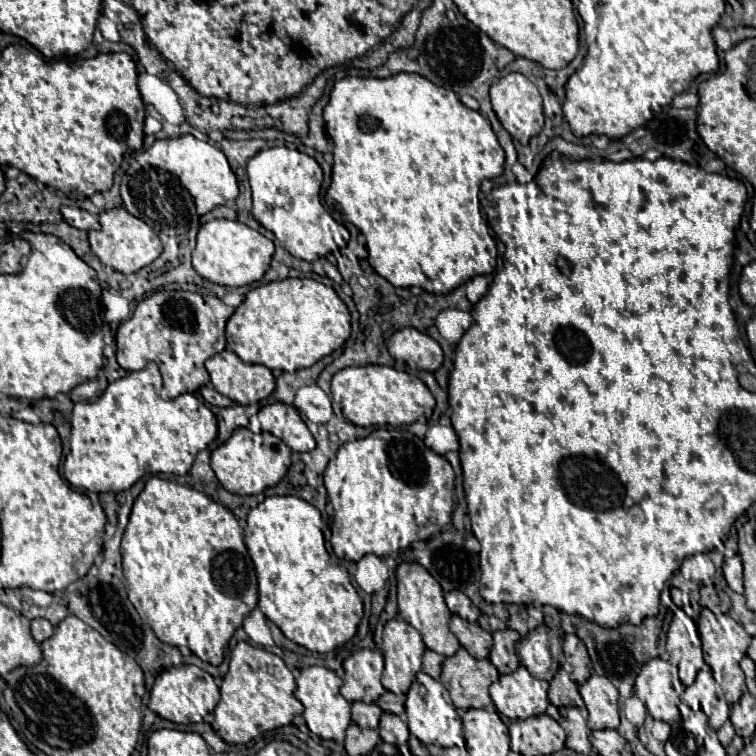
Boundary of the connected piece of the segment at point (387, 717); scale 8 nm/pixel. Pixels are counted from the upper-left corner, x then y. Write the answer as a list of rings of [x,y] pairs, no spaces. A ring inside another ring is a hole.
[[[383,712],[383,714],[381,714],[381,720],[379,720],[379,736],[381,736],[387,744],[401,746],[401,744],[407,744],[409,728],[407,728],[407,724],[405,724],[405,720],[403,720],[401,716]]]

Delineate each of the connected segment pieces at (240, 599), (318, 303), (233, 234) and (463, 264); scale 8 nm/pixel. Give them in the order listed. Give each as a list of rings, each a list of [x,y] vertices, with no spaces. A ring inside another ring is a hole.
[[[149,478],[135,498],[121,540],[121,558],[129,600],[139,616],[153,628],[155,636],[171,646],[187,646],[203,662],[219,666],[229,638],[257,606],[259,596],[255,566],[245,548],[243,530],[237,524],[237,518],[225,506],[191,486]]]
[[[285,278],[253,288],[227,320],[227,346],[247,364],[295,372],[339,350],[351,334],[351,316],[337,292],[311,278]]]
[[[211,220],[199,228],[197,246],[193,250],[193,268],[209,282],[237,288],[261,280],[269,268],[273,252],[273,242],[257,230],[233,220]]]
[[[395,74],[389,78],[351,76],[351,78],[343,78],[343,80],[335,82],[329,104],[323,110],[323,120],[325,120],[329,140],[333,142],[333,180],[325,194],[325,204],[331,210],[335,208],[337,212],[341,212],[365,236],[369,264],[379,276],[383,276],[393,286],[401,286],[401,288],[419,286],[429,294],[449,294],[457,286],[471,280],[473,276],[493,272],[493,268],[497,264],[497,246],[479,212],[479,186],[481,186],[481,180],[485,180],[485,178],[493,180],[503,174],[505,152],[499,146],[497,136],[491,130],[491,124],[477,110],[471,110],[465,104],[461,104],[453,90],[435,86],[433,82],[429,82],[427,78],[423,78],[419,74]]]

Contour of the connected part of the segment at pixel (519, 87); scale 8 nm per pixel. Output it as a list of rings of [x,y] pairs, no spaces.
[[[507,74],[491,86],[491,104],[501,122],[501,126],[511,134],[513,140],[519,140],[523,146],[529,144],[531,136],[543,130],[543,104],[537,86],[523,74]]]

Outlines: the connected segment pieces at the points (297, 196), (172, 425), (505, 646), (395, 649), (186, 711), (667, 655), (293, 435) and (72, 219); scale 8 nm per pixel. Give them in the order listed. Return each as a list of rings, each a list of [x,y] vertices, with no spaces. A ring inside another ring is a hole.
[[[287,146],[267,148],[247,162],[247,176],[253,192],[253,216],[263,228],[275,234],[275,238],[291,256],[313,262],[347,245],[349,231],[321,204],[319,188],[323,182],[323,172],[311,156]],[[335,237],[341,237],[338,244]]]
[[[149,364],[145,370],[129,372],[125,378],[111,382],[97,400],[77,402],[71,416],[71,458],[65,458],[63,464],[67,482],[87,492],[123,492],[145,474],[187,474],[197,452],[217,438],[217,418],[193,394],[181,394],[175,400],[163,400],[159,394],[159,368]]]
[[[511,628],[493,632],[493,648],[491,648],[489,660],[499,670],[499,674],[511,674],[519,666],[519,658],[515,652],[515,644],[519,638],[521,638],[519,632]]]
[[[393,618],[385,624],[383,630],[383,658],[385,668],[381,684],[403,696],[415,680],[415,674],[421,670],[425,644],[421,634],[407,624],[403,618]]]
[[[185,664],[185,666],[171,666],[159,672],[151,688],[151,698],[147,706],[165,720],[171,720],[175,724],[191,724],[201,722],[205,714],[213,712],[217,702],[219,702],[219,688],[213,682],[213,676],[197,666]]]
[[[677,608],[673,614],[666,635],[666,651],[661,658],[677,664],[679,678],[685,686],[693,684],[697,672],[705,664],[697,626],[681,608]]]
[[[273,402],[261,406],[251,418],[249,428],[253,432],[271,432],[273,436],[279,436],[293,452],[311,452],[315,448],[313,434],[291,404]]]
[[[61,206],[61,214],[63,214],[63,220],[65,220],[69,226],[73,226],[73,228],[79,228],[79,230],[99,230],[99,220],[97,220],[97,216],[89,214],[87,210]]]

